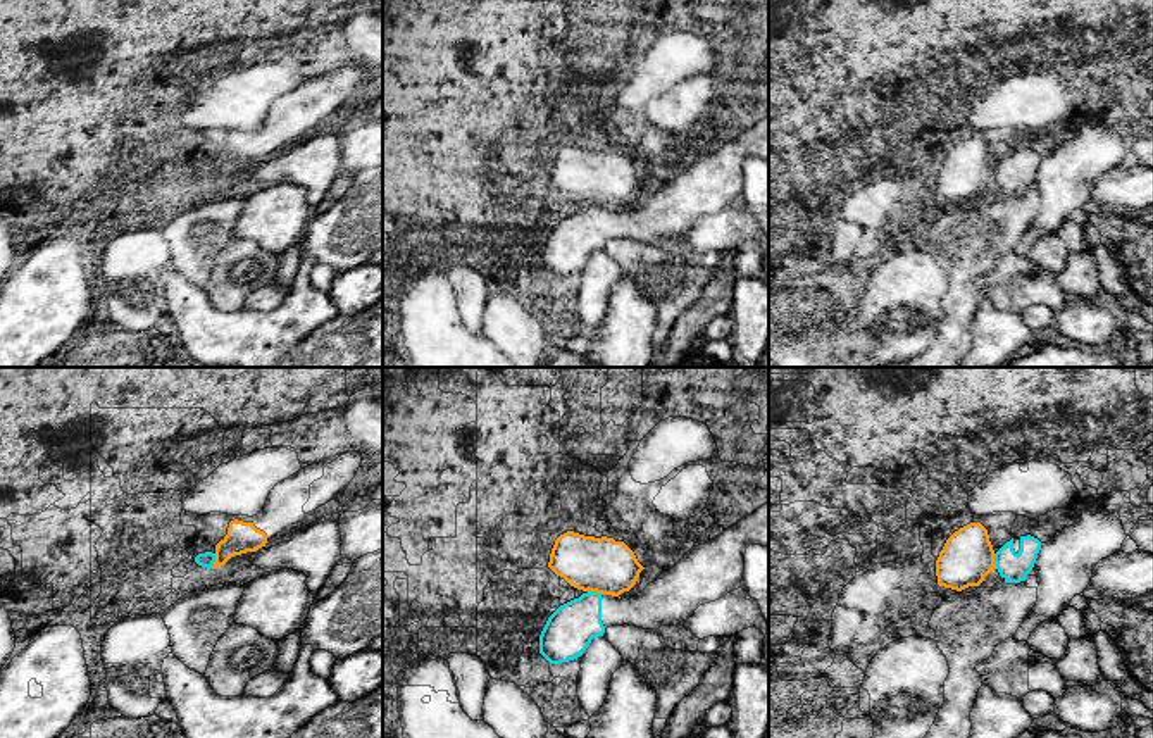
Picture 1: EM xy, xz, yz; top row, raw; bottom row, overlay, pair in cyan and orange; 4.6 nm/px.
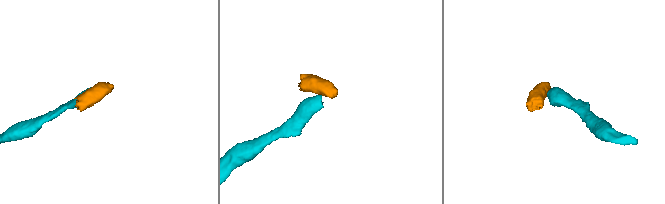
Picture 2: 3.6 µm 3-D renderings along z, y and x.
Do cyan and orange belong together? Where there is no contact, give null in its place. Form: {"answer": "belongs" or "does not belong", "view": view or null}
{"answer": "does not belong", "view": "xy"}

